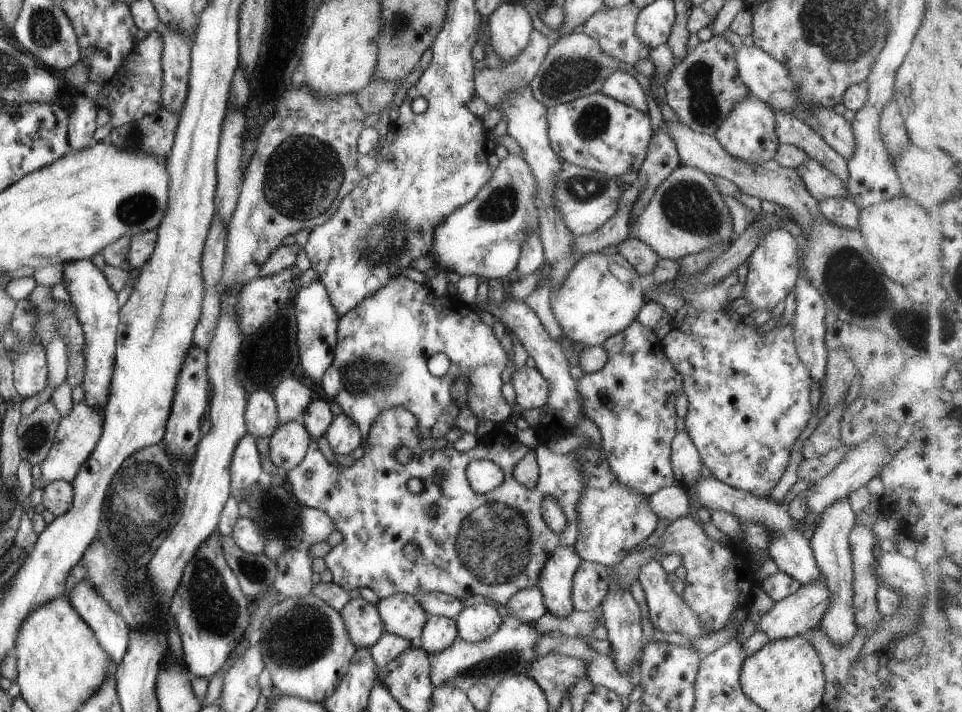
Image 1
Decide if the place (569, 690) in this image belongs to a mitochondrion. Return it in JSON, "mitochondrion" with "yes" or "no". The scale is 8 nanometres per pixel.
{"mitochondrion":"no"}

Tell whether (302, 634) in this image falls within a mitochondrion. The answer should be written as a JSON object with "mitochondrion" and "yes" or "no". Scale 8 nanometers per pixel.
{"mitochondrion":"yes"}

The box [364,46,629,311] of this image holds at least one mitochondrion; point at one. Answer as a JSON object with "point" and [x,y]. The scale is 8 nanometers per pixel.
{"point":[566,76]}

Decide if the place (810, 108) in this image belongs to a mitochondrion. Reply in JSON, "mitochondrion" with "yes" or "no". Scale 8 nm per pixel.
{"mitochondrion":"no"}

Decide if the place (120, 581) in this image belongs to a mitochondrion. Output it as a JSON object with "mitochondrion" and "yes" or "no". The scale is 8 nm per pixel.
{"mitochondrion":"yes"}

